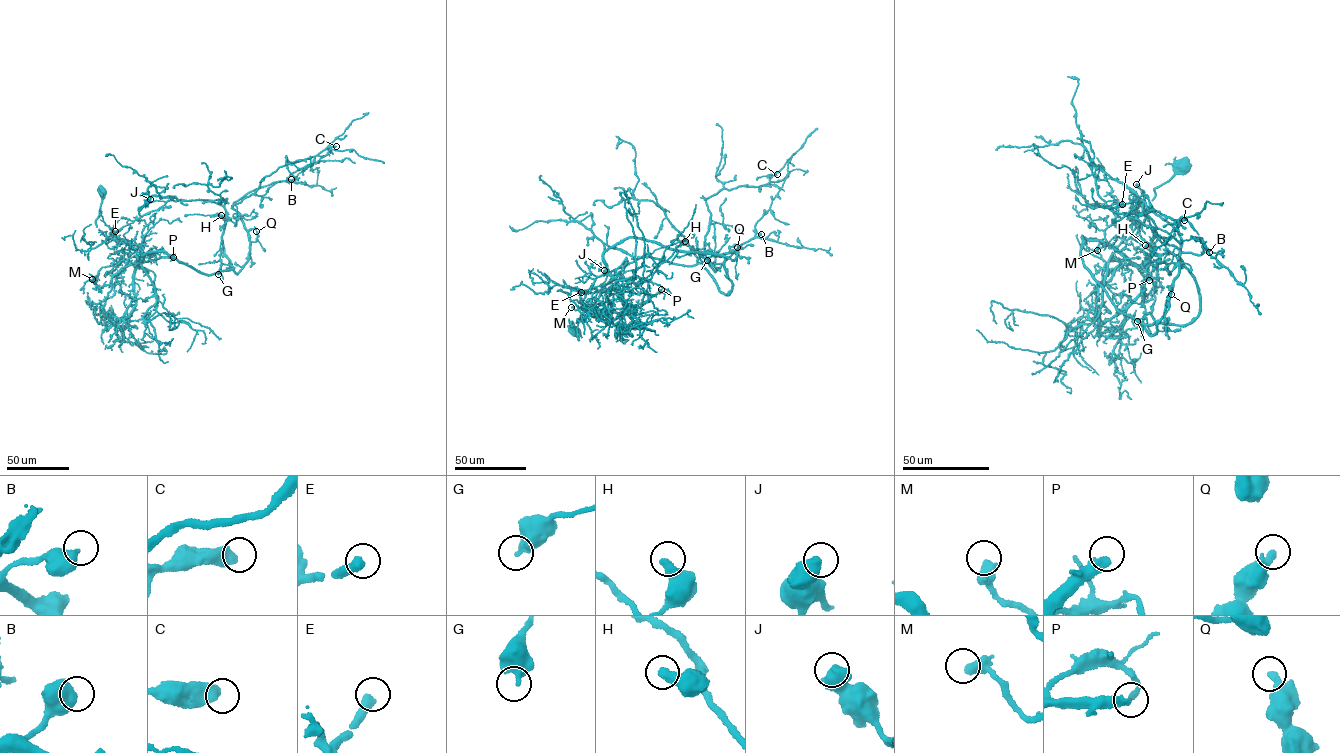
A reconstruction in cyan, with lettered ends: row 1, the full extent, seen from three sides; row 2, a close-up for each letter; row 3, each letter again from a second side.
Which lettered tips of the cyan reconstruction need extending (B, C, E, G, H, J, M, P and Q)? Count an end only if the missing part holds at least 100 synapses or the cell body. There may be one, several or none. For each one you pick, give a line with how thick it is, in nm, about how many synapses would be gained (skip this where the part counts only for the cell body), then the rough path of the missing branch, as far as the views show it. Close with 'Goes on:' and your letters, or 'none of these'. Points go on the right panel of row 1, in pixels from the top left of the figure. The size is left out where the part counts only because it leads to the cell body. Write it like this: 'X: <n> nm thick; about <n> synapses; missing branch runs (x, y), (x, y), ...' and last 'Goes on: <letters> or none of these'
P: 400 nm thick; about 140 synapses; missing branch runs (1149, 280), (1151, 285), (1166, 278), (1178, 261), (1179, 250), (1168, 225), (1146, 205)
Goes on: P

